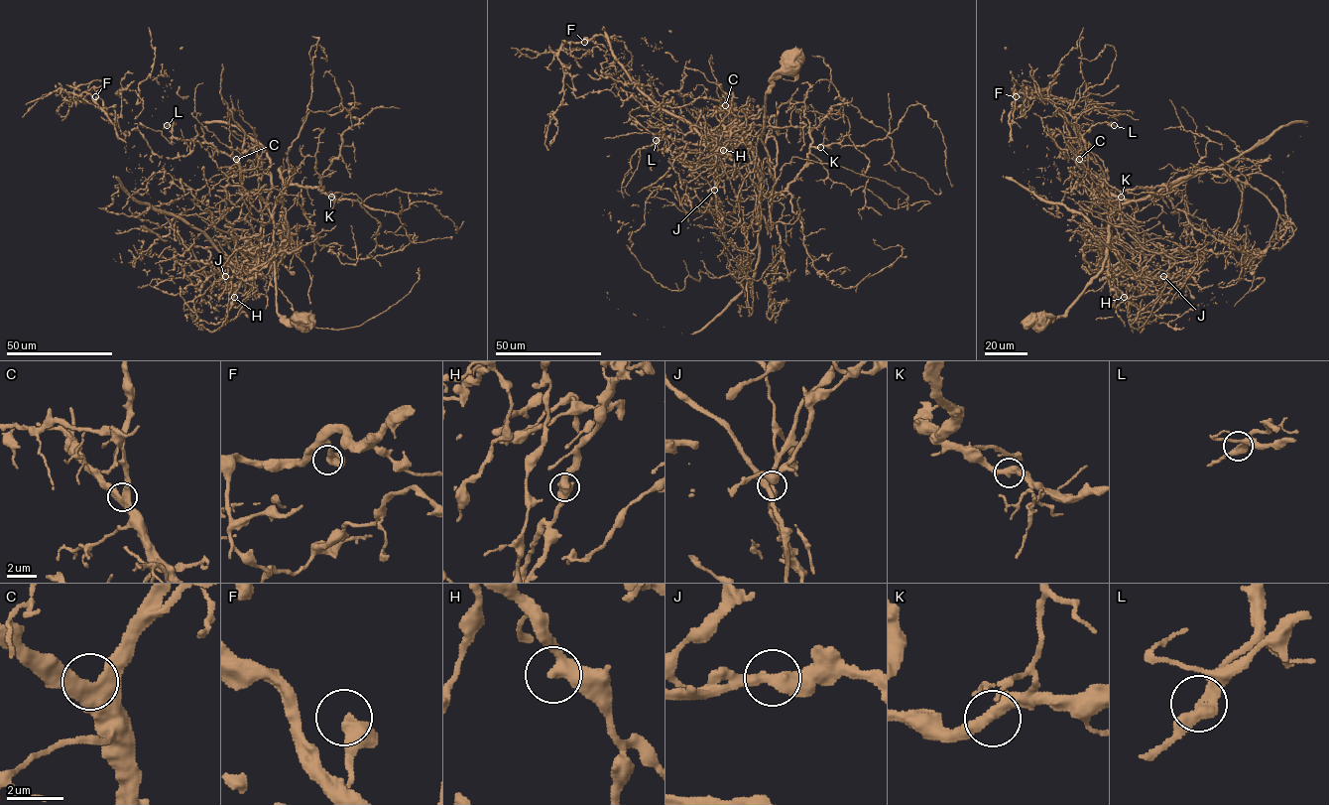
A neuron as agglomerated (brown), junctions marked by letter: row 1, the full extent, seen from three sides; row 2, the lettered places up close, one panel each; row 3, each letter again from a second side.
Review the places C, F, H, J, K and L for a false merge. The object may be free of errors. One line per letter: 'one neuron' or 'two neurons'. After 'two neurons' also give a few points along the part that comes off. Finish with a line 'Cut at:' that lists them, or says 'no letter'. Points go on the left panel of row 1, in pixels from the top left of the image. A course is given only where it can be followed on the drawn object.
C: one neuron
F: one neuron
H: one neuron
J: two neurons; foreign part runs (225, 276), (230, 277), (234, 273), (232, 264), (201, 231), (150, 204), (137, 201), (113, 176)
K: one neuron
L: one neuron
Cut at: J

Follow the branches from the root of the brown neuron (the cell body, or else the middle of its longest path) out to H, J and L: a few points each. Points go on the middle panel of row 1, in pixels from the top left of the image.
H: (790, 67), (766, 91), (753, 152), (738, 136), (723, 149), (681, 139), (746, 133), (733, 127), (723, 150)
J: (790, 67), (766, 91), (753, 152), (738, 136), (690, 150), (676, 128), (712, 138), (714, 190)
L: (790, 67), (766, 91), (763, 135), (753, 152), (731, 131), (729, 110), (714, 98), (664, 105), (656, 140)

